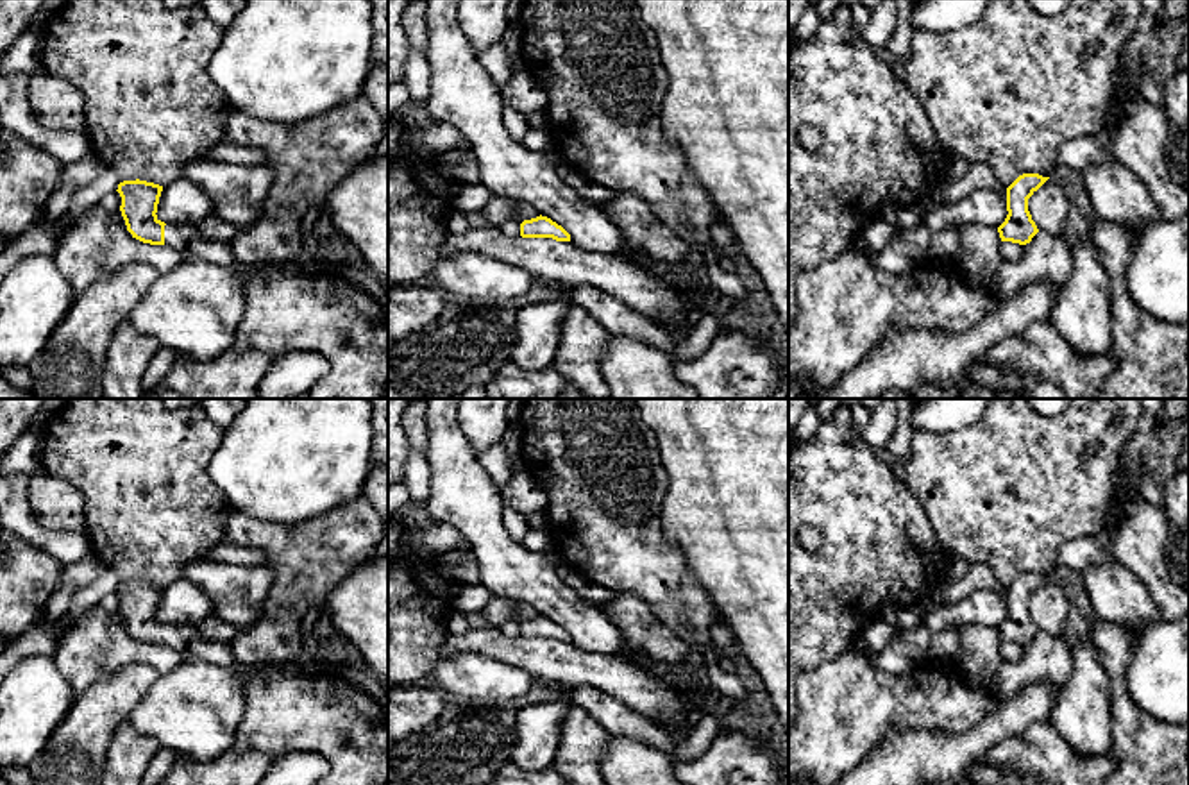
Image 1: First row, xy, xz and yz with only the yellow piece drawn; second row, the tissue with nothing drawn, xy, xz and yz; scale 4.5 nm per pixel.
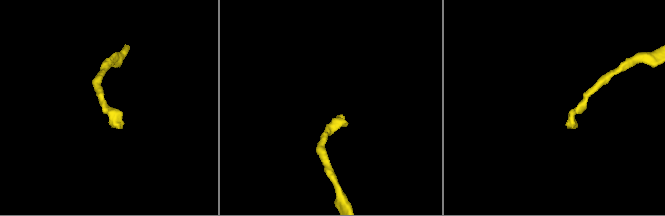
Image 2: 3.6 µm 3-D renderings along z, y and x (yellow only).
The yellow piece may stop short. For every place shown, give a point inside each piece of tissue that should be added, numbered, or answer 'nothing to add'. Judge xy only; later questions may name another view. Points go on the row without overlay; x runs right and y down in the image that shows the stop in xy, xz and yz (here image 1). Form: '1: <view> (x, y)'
1: xy (183, 639)

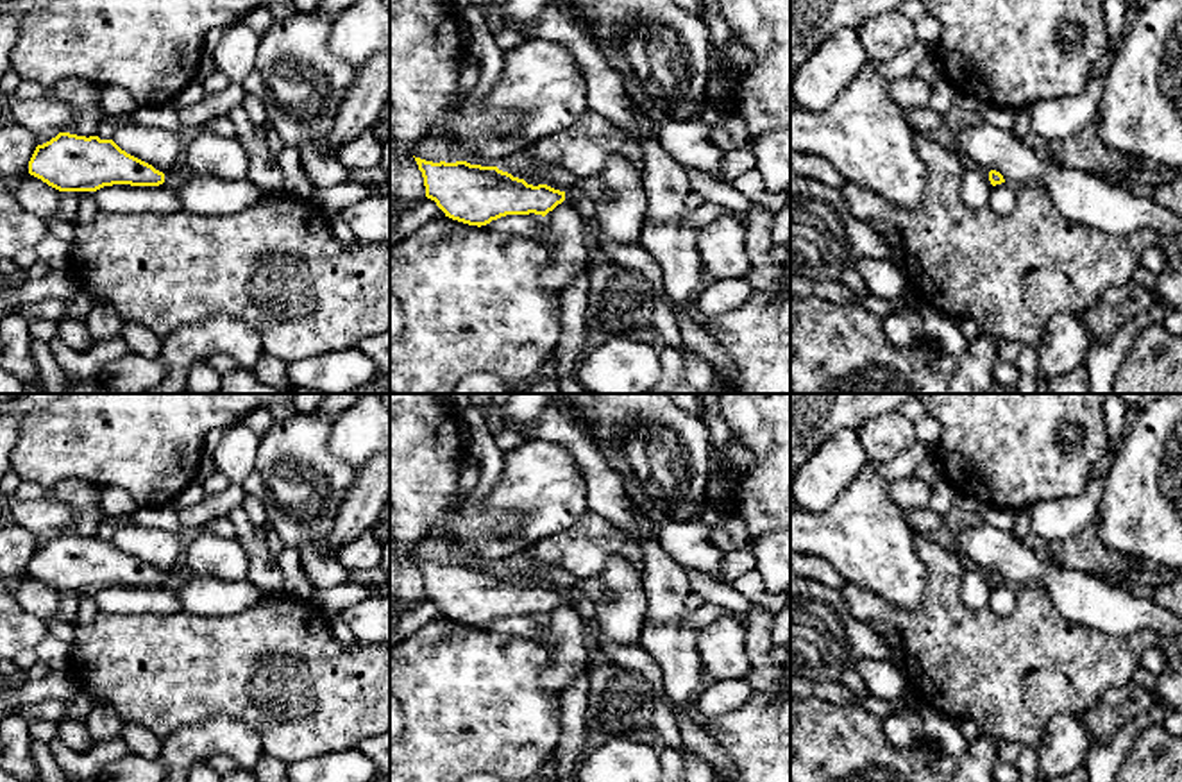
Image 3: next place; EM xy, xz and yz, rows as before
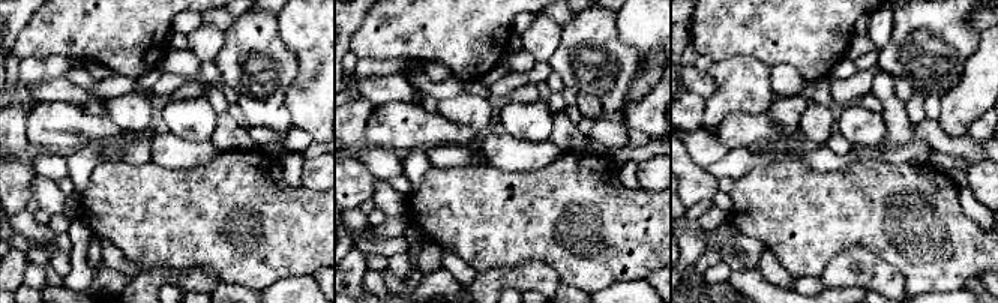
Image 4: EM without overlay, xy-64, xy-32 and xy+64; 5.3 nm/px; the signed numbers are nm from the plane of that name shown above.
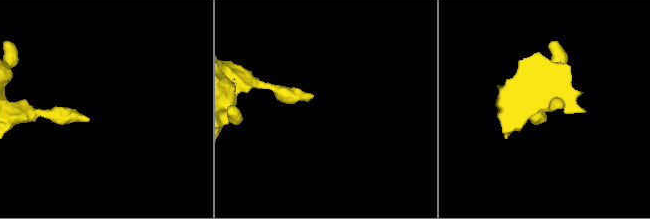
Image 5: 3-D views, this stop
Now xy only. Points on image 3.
1: xy (206, 596)

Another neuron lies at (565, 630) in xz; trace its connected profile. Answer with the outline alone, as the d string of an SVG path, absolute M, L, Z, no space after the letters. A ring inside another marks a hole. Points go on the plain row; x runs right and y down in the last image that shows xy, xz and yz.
M569 601L558 605L544 621L544 637L549 641L551 659L540 673L540 687L547 694L563 696L579 675L590 667L585 644L587 623Z

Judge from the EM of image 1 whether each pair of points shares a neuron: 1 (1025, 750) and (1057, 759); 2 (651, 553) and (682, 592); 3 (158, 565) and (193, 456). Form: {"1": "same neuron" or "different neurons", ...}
{"1": "same neuron", "2": "same neuron", "3": "same neuron"}

